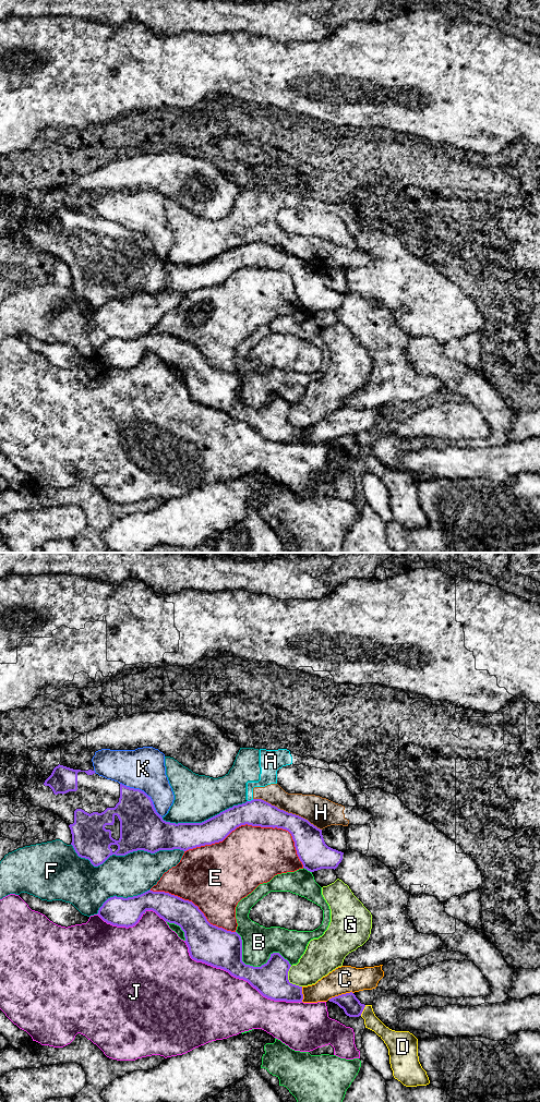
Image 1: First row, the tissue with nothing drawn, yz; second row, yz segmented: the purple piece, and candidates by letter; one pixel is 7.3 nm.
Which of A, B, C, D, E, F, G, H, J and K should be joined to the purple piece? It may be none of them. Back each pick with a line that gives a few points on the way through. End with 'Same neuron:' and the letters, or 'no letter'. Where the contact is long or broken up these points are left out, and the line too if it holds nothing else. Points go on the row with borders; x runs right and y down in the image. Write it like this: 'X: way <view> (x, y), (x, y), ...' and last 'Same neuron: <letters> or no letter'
Same neuron: no letter

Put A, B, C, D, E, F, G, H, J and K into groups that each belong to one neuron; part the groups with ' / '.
A F H / B / C / D / E / G / J / K

